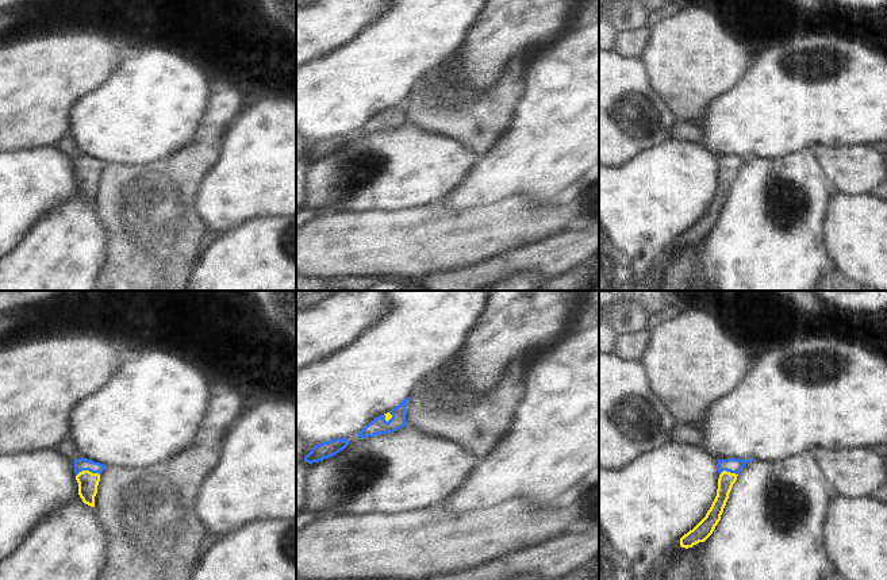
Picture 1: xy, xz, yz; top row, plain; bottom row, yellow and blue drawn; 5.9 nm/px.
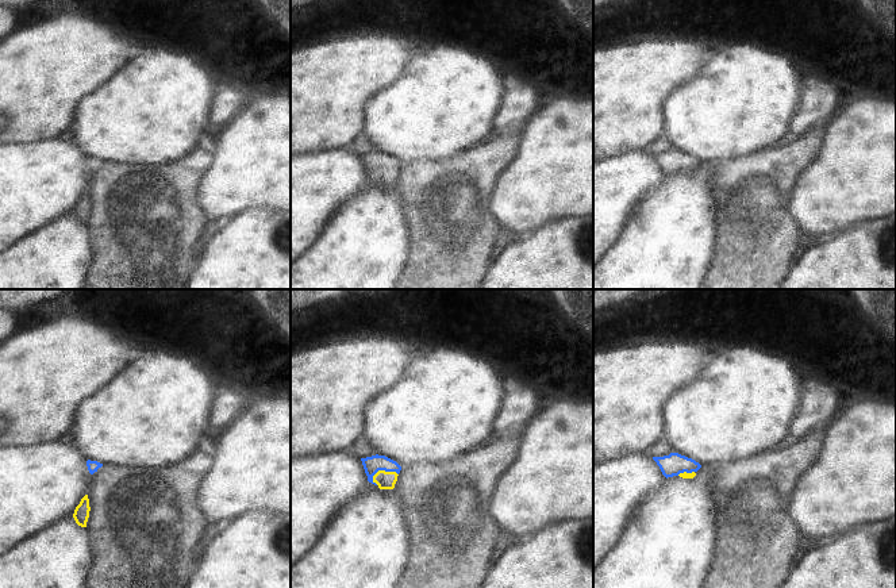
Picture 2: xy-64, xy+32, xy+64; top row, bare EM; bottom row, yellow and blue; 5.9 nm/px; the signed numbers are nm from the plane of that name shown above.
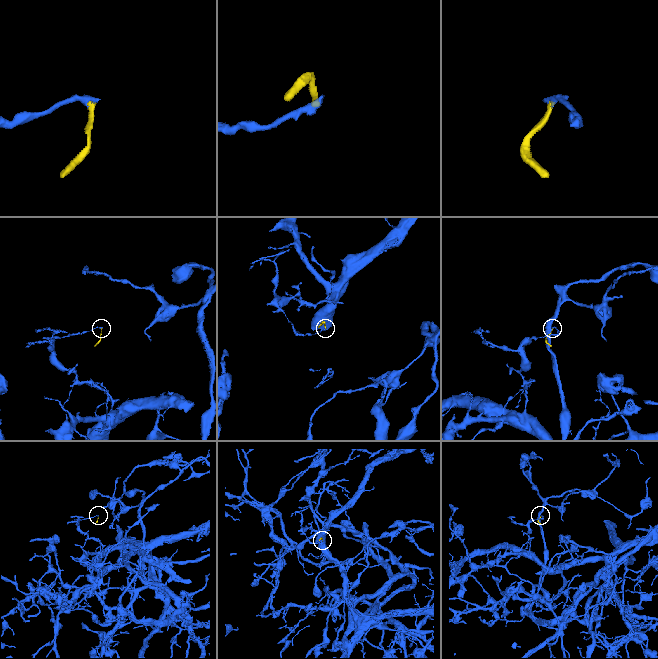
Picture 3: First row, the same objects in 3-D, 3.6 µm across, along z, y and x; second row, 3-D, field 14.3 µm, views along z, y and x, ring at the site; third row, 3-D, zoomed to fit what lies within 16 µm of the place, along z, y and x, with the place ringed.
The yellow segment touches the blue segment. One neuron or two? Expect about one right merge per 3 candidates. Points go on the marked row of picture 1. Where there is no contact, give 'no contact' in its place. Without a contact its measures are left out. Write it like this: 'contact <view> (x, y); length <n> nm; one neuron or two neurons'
contact xy (87, 471); length 140 nm; one neuron

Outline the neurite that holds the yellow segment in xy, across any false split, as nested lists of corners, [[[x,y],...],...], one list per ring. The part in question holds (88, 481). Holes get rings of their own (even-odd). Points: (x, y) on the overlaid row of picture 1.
[[[82,457],[74,460],[74,473],[78,483],[78,495],[82,502],[91,507],[95,507],[95,496],[97,493],[100,475],[104,468],[105,465]]]

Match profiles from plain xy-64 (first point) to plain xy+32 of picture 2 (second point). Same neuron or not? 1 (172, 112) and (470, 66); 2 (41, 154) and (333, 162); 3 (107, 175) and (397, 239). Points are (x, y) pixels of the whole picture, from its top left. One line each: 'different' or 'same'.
1: same
2: same
3: different

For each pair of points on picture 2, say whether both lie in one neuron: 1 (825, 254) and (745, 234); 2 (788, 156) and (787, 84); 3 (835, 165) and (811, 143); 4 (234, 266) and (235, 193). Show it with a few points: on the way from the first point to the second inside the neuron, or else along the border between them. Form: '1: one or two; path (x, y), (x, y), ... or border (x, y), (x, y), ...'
1: two; border (800, 252), (795, 266), (787, 275)
2: two; border (777, 145), (752, 153), (748, 157)
3: two; border (816, 157), (798, 183)
4: two; border (265, 206), (246, 208), (230, 218)

